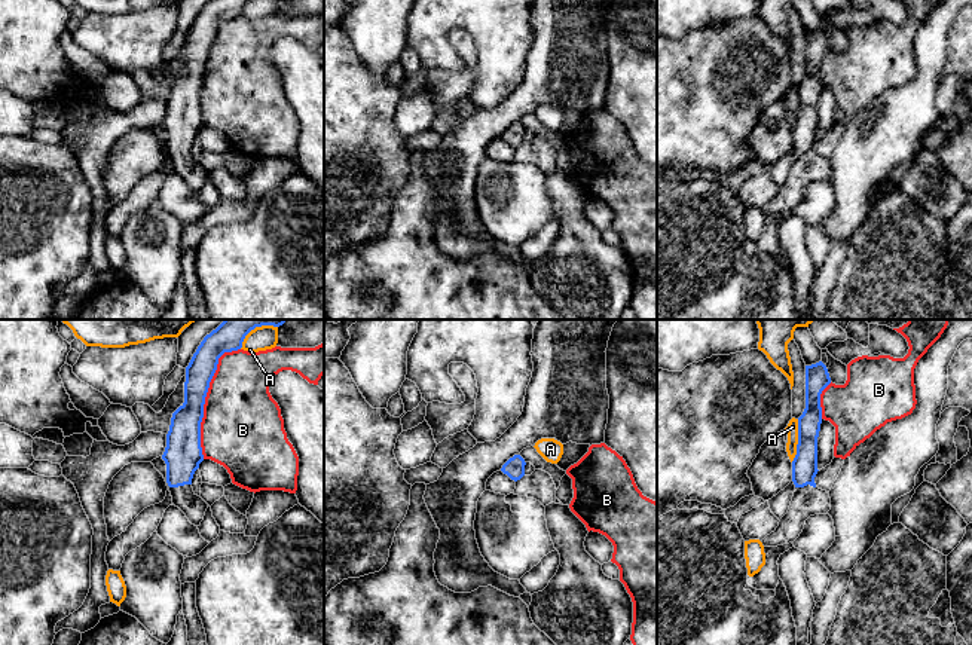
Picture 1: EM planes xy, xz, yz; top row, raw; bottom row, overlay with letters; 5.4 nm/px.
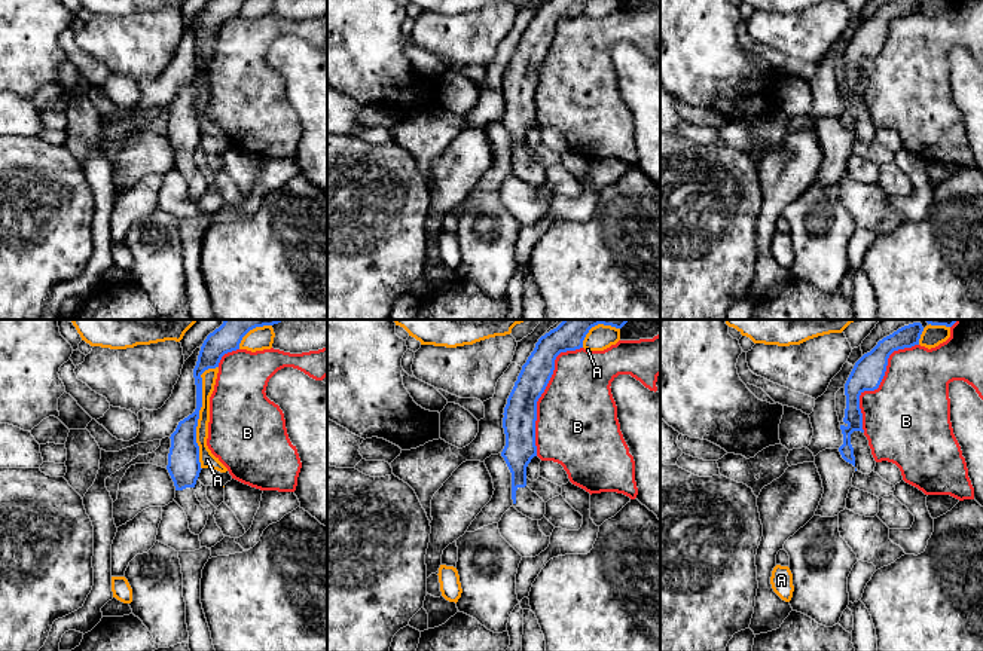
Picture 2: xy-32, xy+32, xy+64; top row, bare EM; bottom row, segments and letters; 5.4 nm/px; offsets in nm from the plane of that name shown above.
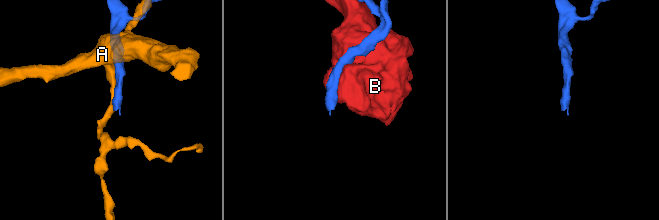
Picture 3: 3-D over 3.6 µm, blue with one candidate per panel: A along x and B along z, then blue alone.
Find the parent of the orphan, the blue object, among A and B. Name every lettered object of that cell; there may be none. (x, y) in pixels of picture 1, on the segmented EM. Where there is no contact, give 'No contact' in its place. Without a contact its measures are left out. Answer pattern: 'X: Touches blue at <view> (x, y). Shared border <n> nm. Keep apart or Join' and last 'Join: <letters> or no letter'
A: Touches blue at yz (798, 440). Shared border 240 nm. Keep apart
B: Touches blue at xy (204, 399). Shared border 650 nm. Keep apart
Join: no letter

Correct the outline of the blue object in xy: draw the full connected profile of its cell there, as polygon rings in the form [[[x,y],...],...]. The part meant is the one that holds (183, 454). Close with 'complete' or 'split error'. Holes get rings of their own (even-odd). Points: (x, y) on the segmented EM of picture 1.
[[[224,320],[204,337],[186,367],[184,403],[172,413],[166,447],[166,483],[172,504],[189,522],[199,526],[208,504],[193,492],[192,479],[204,461],[201,447],[201,422],[210,382],[224,352],[242,348],[245,336],[262,325],[279,327],[288,320]]]; split error

